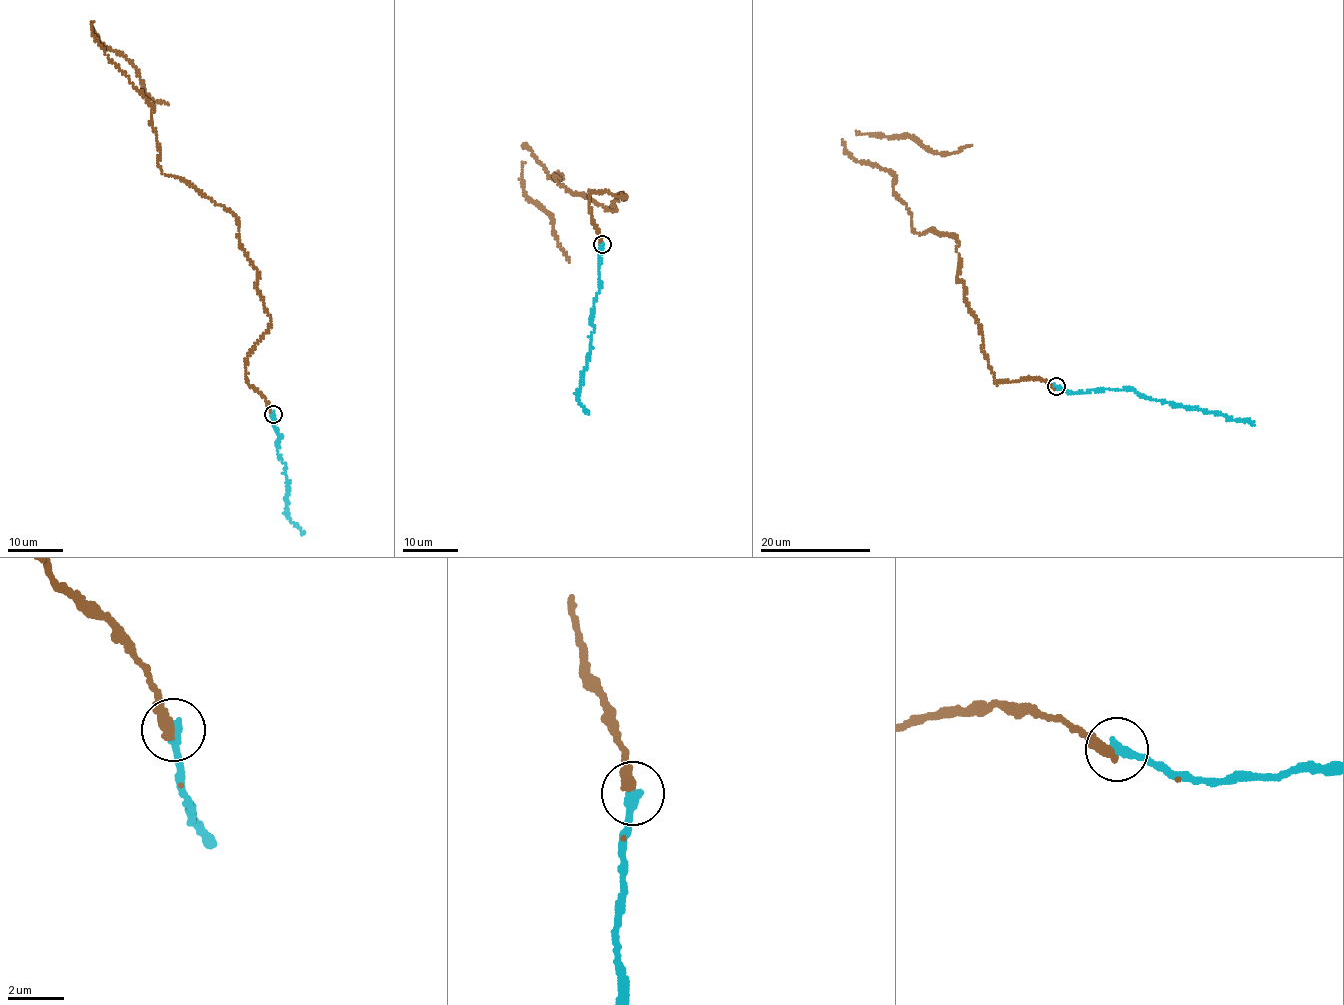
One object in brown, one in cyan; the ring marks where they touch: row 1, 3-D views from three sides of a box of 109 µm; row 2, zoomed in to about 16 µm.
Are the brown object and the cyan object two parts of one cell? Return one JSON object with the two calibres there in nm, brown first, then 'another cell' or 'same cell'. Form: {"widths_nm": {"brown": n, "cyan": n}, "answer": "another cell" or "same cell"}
{"widths_nm": {"brown": 400, "cyan": 360}, "answer": "same cell"}

